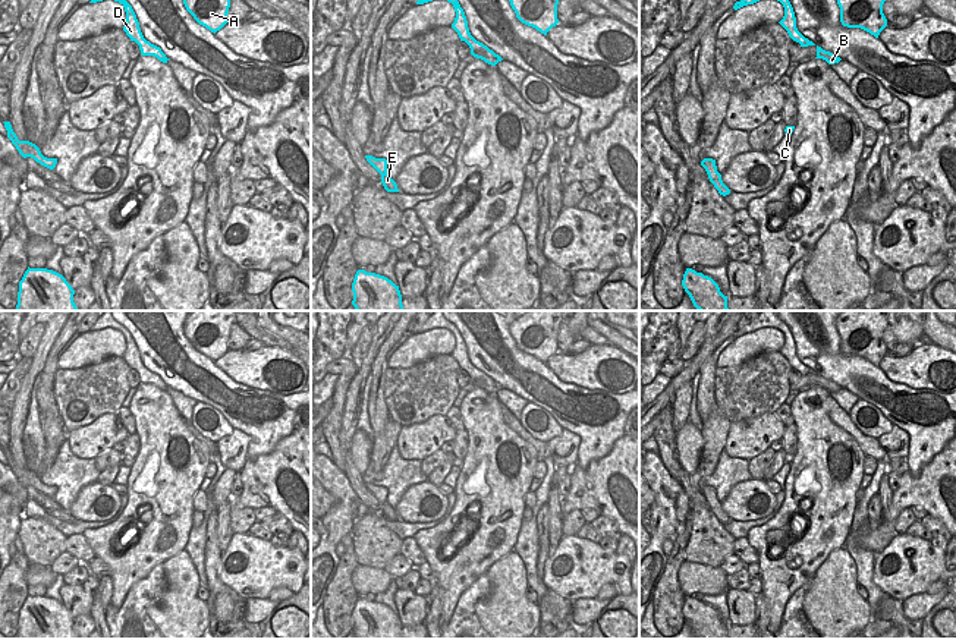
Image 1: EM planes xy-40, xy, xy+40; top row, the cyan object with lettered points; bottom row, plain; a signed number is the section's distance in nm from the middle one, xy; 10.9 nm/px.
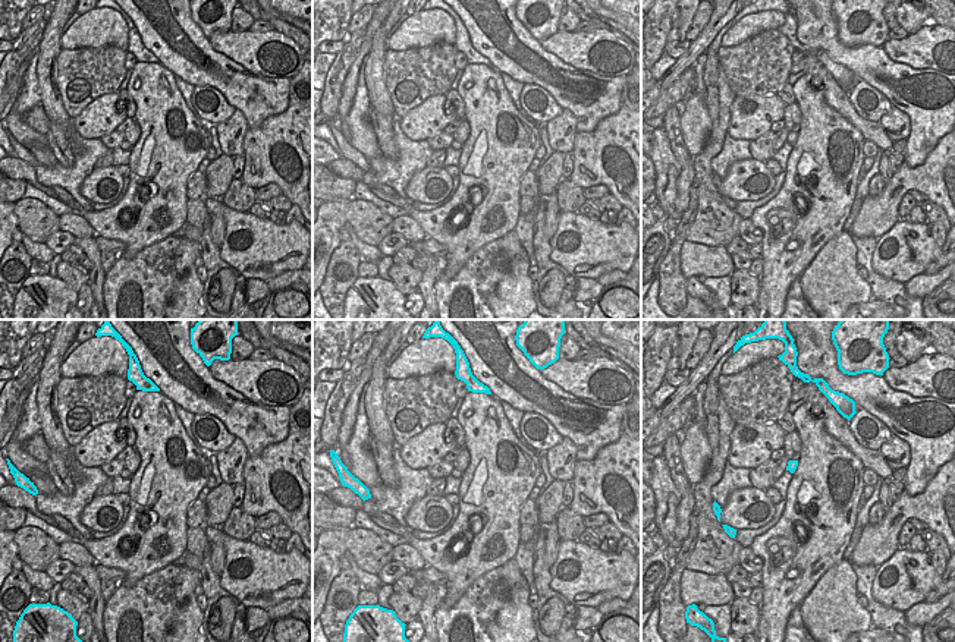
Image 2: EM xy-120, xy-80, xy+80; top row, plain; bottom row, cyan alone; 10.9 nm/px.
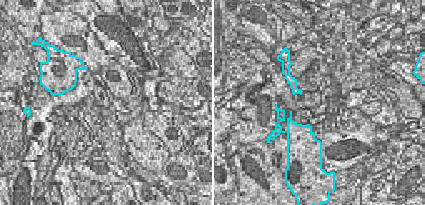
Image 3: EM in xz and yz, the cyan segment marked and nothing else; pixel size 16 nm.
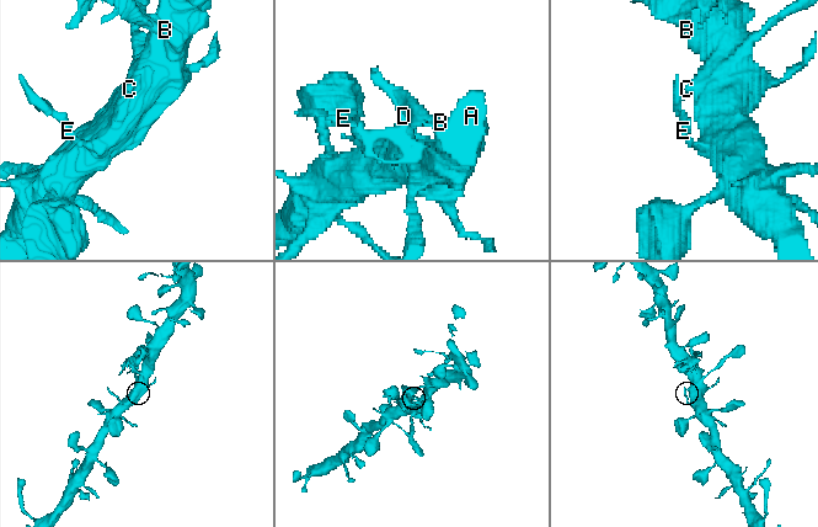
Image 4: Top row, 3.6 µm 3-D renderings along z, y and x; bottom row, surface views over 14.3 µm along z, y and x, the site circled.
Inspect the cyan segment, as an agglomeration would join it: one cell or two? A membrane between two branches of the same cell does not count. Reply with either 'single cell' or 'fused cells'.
fused cells

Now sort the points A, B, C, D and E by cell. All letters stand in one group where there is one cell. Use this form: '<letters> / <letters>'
A B C E / D

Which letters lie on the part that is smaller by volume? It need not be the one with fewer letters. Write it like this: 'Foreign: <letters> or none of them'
Foreign: D

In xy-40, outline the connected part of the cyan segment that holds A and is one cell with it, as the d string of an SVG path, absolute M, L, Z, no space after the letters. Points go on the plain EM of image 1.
M191 311L183 333L199 353L216 362L229 350L233 322L235 311Z

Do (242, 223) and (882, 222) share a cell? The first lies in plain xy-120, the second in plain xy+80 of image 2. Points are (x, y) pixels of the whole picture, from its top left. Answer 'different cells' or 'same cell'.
different cells

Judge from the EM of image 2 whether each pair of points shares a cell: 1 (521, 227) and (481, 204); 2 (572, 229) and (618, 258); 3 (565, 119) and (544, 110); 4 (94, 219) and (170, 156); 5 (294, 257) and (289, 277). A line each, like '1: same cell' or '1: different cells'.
1: different cells
2: same cell
3: different cells
4: same cell
5: different cells

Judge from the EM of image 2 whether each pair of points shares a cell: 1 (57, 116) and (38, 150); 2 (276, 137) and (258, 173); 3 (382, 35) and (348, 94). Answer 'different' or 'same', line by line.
1: different
2: same
3: different

